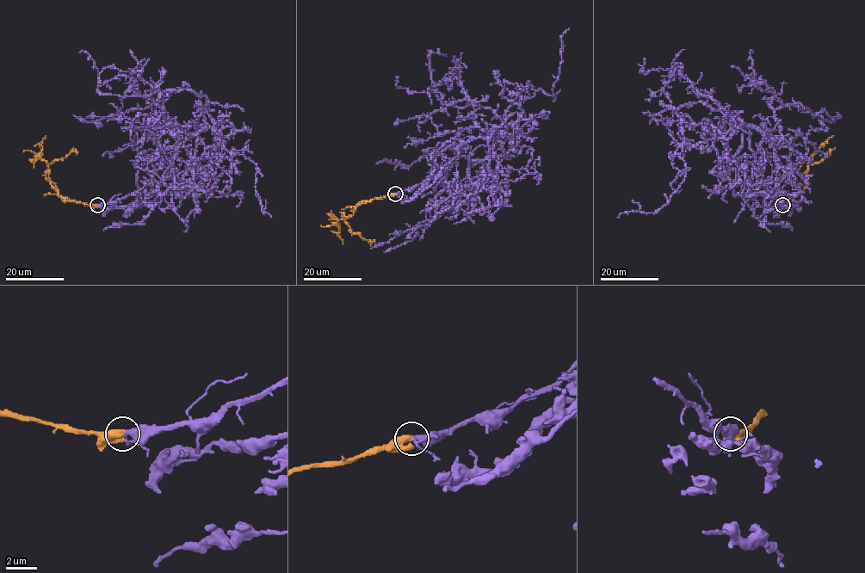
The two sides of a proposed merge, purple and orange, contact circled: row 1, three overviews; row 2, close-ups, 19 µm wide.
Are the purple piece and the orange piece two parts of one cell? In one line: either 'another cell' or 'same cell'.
same cell

